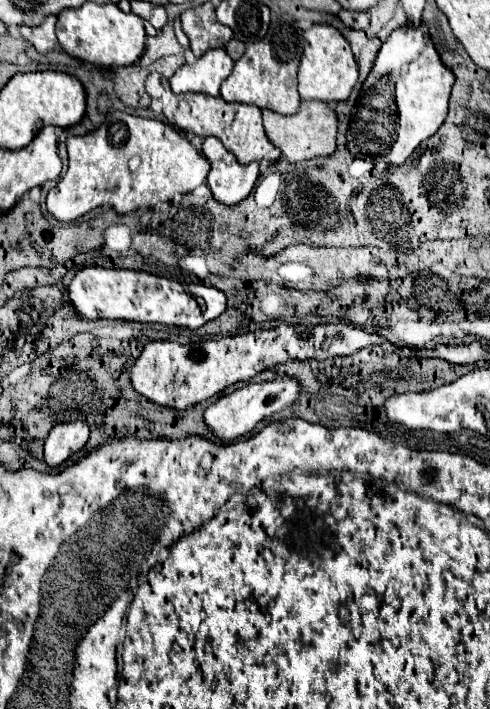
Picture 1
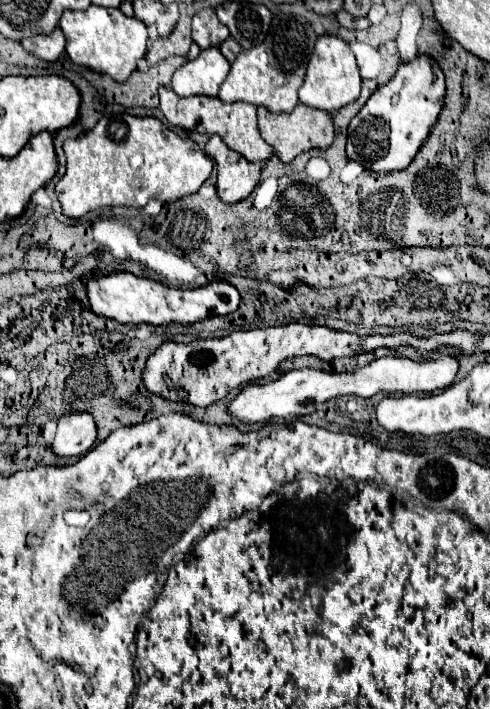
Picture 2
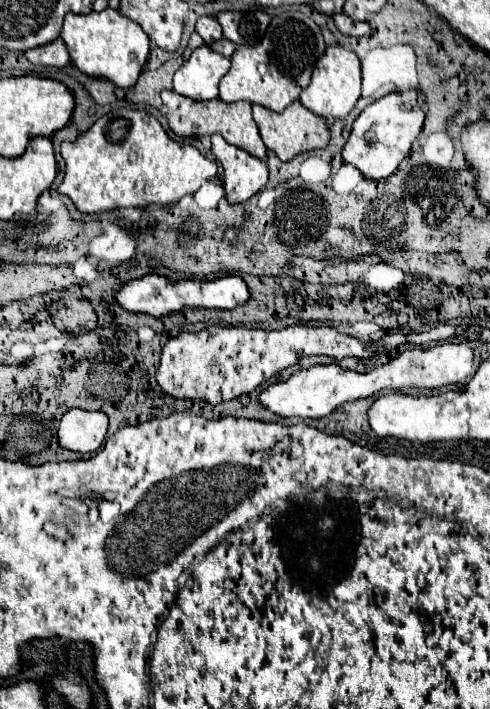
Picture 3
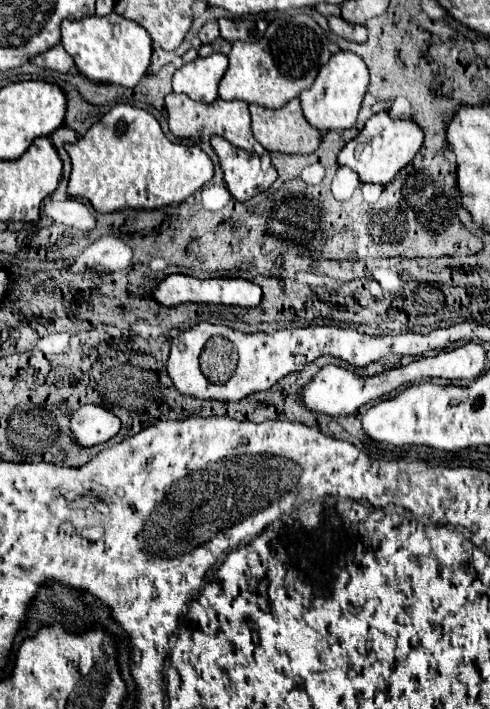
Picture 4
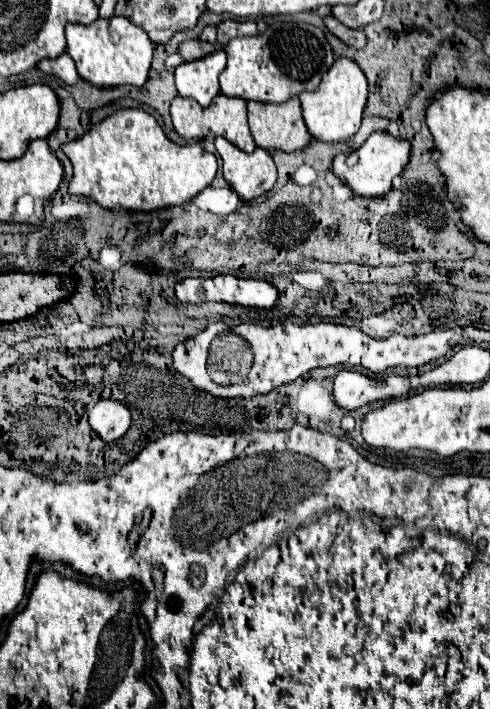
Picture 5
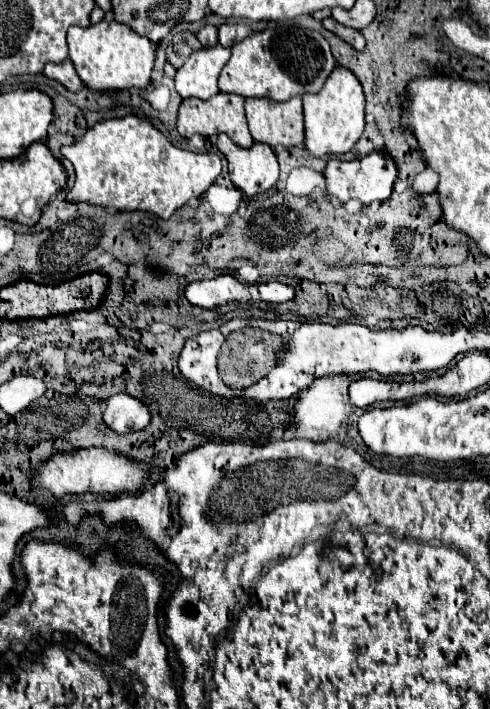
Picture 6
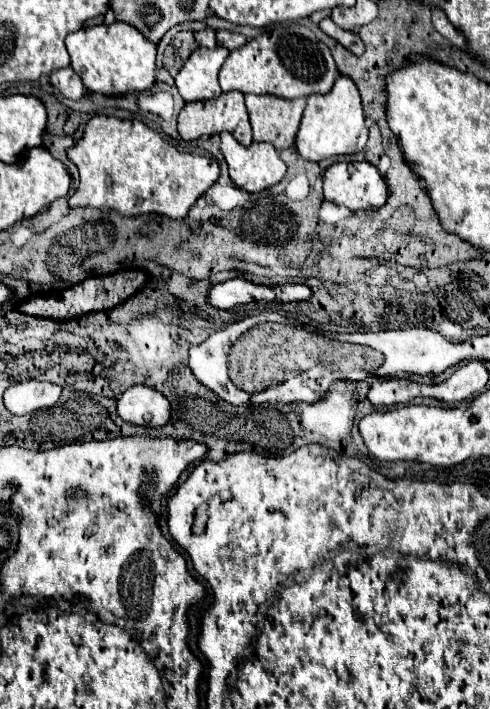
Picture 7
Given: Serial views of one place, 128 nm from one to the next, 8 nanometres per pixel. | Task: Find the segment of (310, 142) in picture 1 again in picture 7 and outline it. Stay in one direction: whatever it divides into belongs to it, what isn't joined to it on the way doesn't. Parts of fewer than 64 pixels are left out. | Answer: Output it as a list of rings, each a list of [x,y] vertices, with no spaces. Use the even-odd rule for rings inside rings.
[[[246,94],[246,108],[256,142],[270,142],[276,150],[294,144],[306,98],[278,98],[274,94]]]

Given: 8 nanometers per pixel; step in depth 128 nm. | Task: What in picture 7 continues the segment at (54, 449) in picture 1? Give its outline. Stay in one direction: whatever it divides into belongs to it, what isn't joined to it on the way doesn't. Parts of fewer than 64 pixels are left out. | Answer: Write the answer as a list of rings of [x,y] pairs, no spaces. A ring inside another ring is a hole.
[[[136,384],[118,396],[118,414],[122,420],[144,426],[162,426],[170,420],[170,400],[144,384]]]

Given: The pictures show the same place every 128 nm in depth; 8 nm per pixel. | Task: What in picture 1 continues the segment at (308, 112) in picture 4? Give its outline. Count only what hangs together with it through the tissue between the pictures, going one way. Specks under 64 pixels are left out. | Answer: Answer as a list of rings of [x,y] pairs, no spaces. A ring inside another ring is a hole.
[[[314,24],[312,28],[304,30],[304,54],[298,70],[300,98],[336,104],[348,100],[356,82],[358,82],[358,64],[346,38],[336,28],[326,24]]]

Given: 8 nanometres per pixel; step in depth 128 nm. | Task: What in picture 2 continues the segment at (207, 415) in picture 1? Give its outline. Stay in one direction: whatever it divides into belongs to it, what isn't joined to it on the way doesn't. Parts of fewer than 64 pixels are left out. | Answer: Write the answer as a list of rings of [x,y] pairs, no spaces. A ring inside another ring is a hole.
[[[442,354],[436,360],[412,360],[406,356],[384,356],[356,372],[328,372],[316,368],[290,370],[278,380],[246,386],[230,404],[230,412],[244,422],[266,422],[270,418],[294,418],[316,412],[316,408],[338,396],[370,398],[378,392],[386,394],[420,394],[436,392],[454,384],[460,370],[456,354]]]

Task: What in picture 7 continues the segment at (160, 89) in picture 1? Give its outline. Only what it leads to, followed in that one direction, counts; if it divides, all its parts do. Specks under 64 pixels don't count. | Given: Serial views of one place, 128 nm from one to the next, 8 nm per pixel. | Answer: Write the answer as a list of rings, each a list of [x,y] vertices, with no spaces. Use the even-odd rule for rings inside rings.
[[[240,92],[220,94],[214,100],[190,102],[182,108],[182,112],[178,116],[178,134],[186,142],[198,140],[200,136],[214,136],[214,134],[220,134],[224,130],[230,132],[240,144],[244,144],[244,146],[252,144],[252,128],[250,128],[248,112],[246,112],[246,106],[244,106],[244,94],[240,94]]]

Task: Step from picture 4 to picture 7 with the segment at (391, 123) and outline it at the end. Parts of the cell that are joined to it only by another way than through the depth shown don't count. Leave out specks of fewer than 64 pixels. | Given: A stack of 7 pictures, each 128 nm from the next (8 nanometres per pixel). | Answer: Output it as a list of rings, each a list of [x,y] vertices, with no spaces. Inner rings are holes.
[[[338,162],[324,172],[324,198],[356,212],[384,206],[388,190],[378,168],[370,162]]]

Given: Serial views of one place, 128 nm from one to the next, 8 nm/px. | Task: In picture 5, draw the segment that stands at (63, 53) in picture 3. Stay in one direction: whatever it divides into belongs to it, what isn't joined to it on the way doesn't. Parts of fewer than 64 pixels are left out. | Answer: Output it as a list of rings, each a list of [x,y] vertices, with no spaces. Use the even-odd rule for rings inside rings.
[[[62,54],[54,60],[42,60],[38,64],[38,68],[44,72],[44,74],[54,74],[58,76],[60,80],[64,80],[66,84],[76,84],[76,80],[80,78],[78,72],[76,72],[76,66],[74,66],[74,60],[68,56],[68,54]]]

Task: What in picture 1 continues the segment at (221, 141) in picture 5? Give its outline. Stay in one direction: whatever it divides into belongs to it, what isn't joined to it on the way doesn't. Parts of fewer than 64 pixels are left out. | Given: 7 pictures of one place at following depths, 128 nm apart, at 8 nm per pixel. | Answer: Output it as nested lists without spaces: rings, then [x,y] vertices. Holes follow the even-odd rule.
[[[214,136],[204,140],[202,152],[212,164],[208,174],[208,186],[214,198],[228,206],[242,202],[252,192],[258,180],[258,164],[240,164],[234,154],[228,152],[224,144]]]

